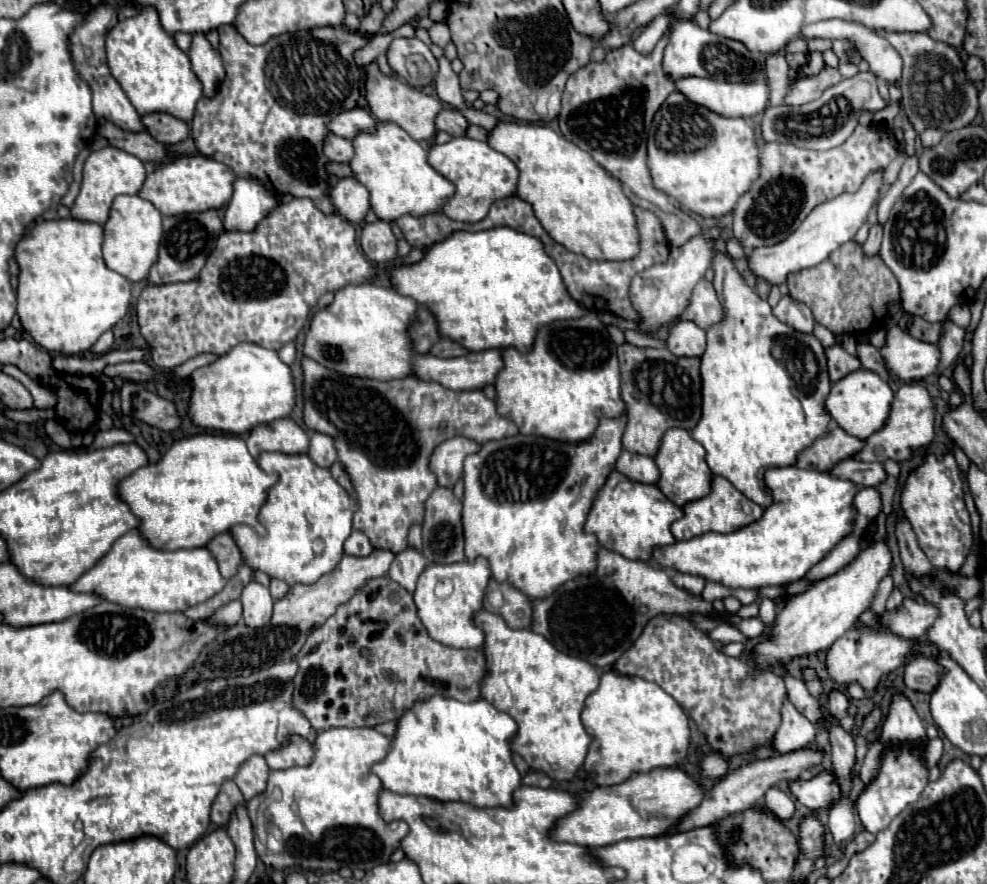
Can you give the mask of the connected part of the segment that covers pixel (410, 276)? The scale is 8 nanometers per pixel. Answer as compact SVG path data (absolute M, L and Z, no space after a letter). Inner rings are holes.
M512 228L454 232L446 240L430 246L422 262L394 268L392 284L396 292L414 298L422 306L428 306L438 320L440 334L456 340L468 350L516 348L520 352L530 352L536 332L542 326L556 320L576 320L588 312L576 300L572 300L572 296L568 296L560 270L546 254L542 240Z

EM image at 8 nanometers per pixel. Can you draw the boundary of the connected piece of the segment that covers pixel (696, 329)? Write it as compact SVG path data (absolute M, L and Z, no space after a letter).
M680 320L668 336L668 350L674 356L702 356L706 348L706 330L690 320Z

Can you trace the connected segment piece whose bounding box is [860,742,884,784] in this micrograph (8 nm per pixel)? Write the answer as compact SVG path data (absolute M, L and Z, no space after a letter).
M874 742L874 750L868 750L864 762L862 762L862 768L860 768L860 780L864 784L872 782L878 774L878 768L880 768L880 760L882 760L882 752L884 752L884 744L882 742Z

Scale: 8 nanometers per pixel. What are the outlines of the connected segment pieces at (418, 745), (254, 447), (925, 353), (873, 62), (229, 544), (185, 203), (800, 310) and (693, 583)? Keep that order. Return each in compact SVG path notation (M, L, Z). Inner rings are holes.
M432 696L430 700L426 702L416 702L412 710L408 710L400 720L398 720L398 732L392 740L392 750L390 754L372 766L372 774L376 774L384 788L394 792L394 794L400 794L400 796L426 796L426 798L432 798L432 800L440 800L440 802L466 802L466 804L472 804L476 808L512 808L512 794L522 786L522 776L520 772L516 770L514 766L514 760L512 760L512 748L510 748L510 742L514 740L518 732L518 724L514 722L514 718L510 718L508 714L496 710L490 702L486 700L478 700L478 702L458 702L458 700L452 700L452 698L444 698L444 696Z
M282 418L256 426L246 436L246 444L254 458L258 458L262 452L302 454L308 452L308 434L294 420Z
M898 304L890 306L888 338L886 346L880 348L890 374L904 382L922 380L930 374L936 374L940 364L940 346L916 340L914 336L902 332L898 328L900 318L902 308Z
M822 20L802 28L804 38L846 38L856 44L862 58L870 64L870 72L888 84L896 84L902 74L900 54L890 46L884 34L870 30L858 22Z
M224 532L224 534L216 536L208 544L208 548L216 556L222 576L224 578L232 578L238 572L238 566L242 564L242 554L240 554L240 548L236 546L232 534L230 532Z
M182 156L174 162L156 166L156 170L148 174L140 196L150 200L164 216L220 210L226 208L228 200L232 198L234 182L236 174L226 164L216 162L208 156Z
M782 296L782 300L774 308L774 316L780 322L784 322L784 324L788 324L788 326L792 326L792 328L796 328L798 332L804 332L804 334L812 334L812 328L816 324L810 308L802 302L792 300L790 296Z
M672 572L672 580L676 582L676 586L680 588L686 588L688 592L692 594L700 594L704 590L704 584L706 580L702 576L696 576L696 574L684 574L684 572Z

